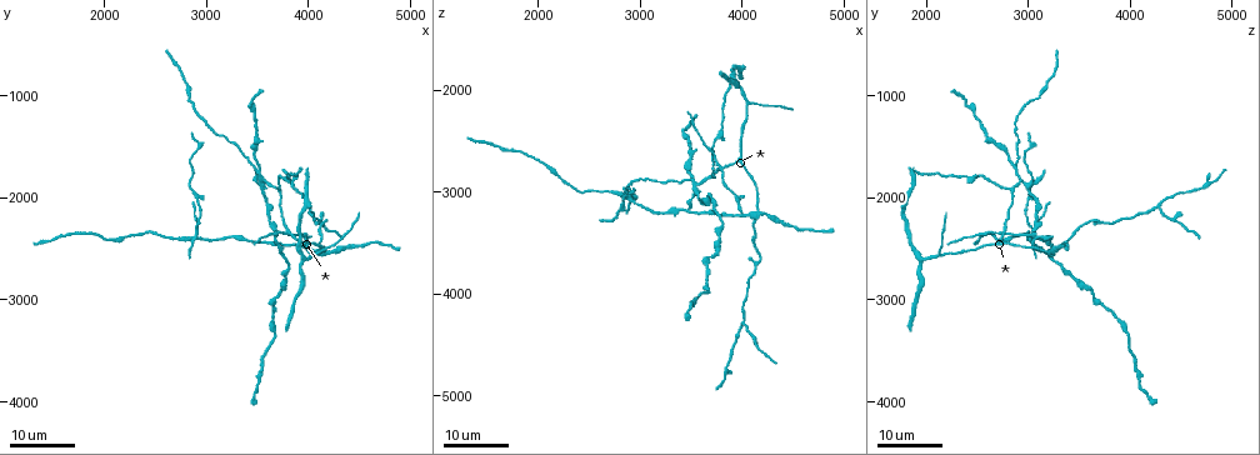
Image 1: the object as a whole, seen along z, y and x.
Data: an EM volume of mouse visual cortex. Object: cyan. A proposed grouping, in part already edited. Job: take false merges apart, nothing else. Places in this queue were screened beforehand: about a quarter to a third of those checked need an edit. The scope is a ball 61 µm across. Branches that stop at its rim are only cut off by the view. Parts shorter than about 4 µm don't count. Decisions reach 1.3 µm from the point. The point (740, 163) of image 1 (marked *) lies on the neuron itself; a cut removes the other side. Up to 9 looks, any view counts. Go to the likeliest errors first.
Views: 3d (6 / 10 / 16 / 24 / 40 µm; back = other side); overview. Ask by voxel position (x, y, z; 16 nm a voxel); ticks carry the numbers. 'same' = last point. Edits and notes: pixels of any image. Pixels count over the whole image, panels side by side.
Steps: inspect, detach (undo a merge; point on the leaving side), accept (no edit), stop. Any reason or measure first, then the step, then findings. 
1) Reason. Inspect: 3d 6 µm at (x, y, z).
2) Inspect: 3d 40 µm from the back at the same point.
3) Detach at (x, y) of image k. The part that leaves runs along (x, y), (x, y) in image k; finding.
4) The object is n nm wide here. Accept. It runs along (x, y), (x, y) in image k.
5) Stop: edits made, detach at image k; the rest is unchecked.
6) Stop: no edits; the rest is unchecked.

Looks like a crossing. Inspect: 3d 24 µm at (3800, 2360, 2780).

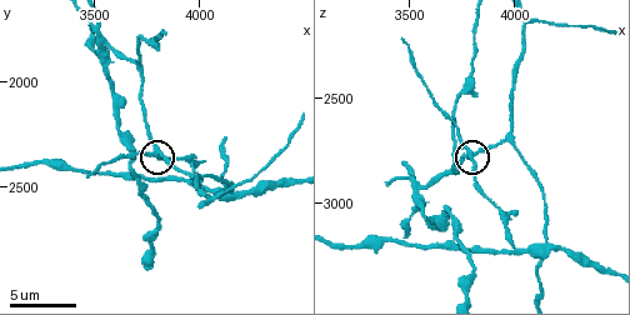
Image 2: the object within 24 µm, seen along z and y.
Zoom in. Inspect: 3d 10 µm at (3790, 2350, 2760).

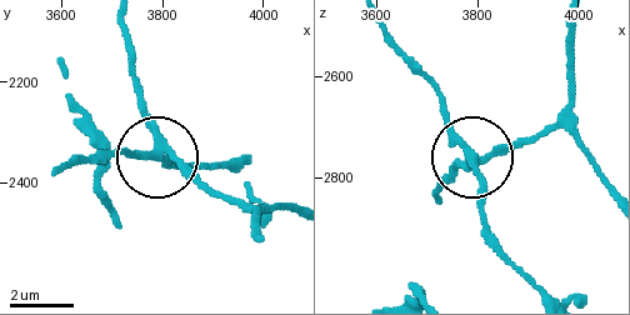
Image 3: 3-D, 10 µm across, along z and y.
4 arms meet here. Detach at (130, 155) of image 3. The part that leaves runs along (156, 153), (80, 153), (61, 166) in image 3; a second neuron is stuck on.

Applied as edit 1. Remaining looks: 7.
Three arms meet. Inspect: 3d 24 µm at (4020, 2100, 4320).

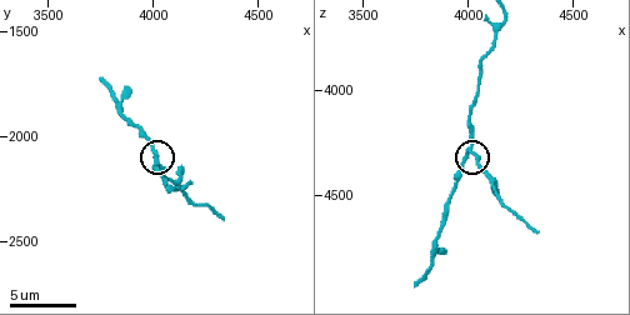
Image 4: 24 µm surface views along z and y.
Inspect: 3d 10 µm at the same point.

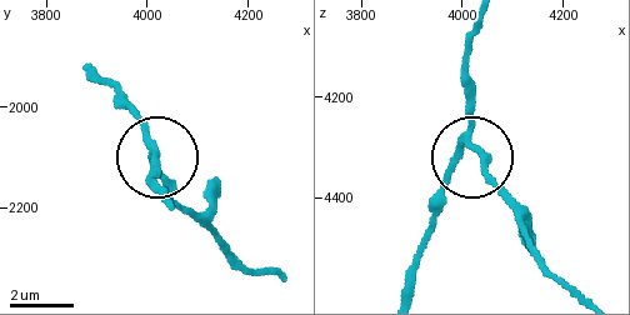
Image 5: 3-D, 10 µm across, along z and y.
The object is 190 nm wide here. Detach at (486, 154) of image 5. The part that leaves runs along (468, 136), (533, 249), (581, 291) in image 5; a second neuron is stuck on.

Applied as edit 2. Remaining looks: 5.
Inspect: overview.

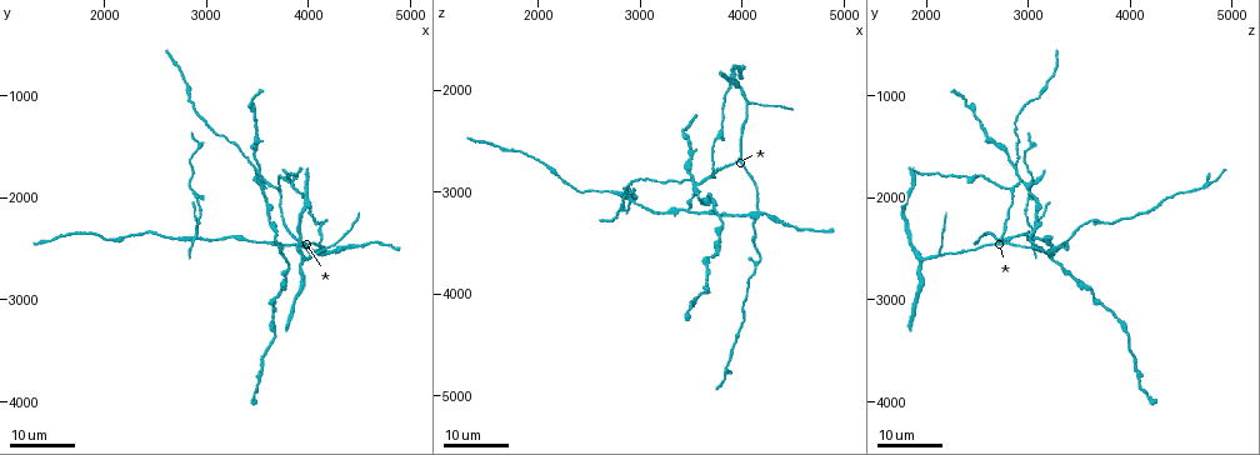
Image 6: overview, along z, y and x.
Branch point. Inspect: 3d 24 µm at (3560, 1800, 2960).

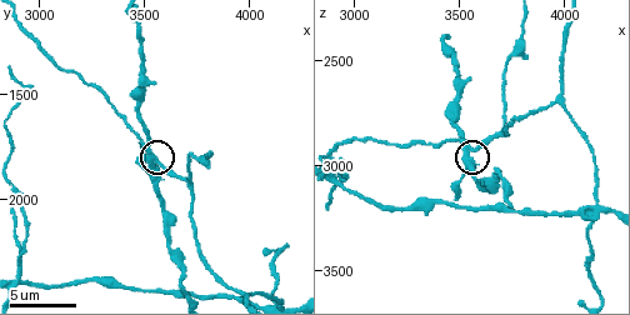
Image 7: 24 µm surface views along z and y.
Inspect: 3d 6 µm at (3530, 1840, 2930).

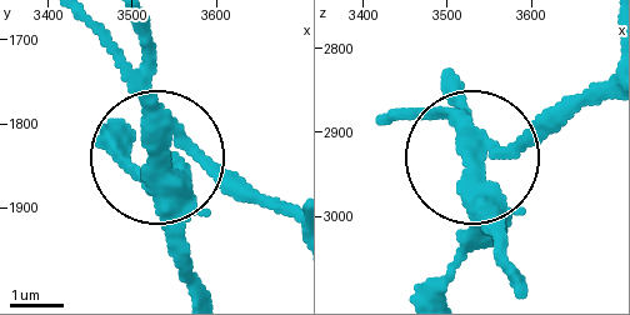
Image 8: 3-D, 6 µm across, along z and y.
3 arms meet here. Detach at (478, 178) of image 8. The part that leaves runs along (460, 134), (460, 179), (510, 264) in image 8; two neurons meet here.

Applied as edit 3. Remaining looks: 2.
Three arms meet. Inspect: 3d 6 µm at (4070, 2550, 2130).

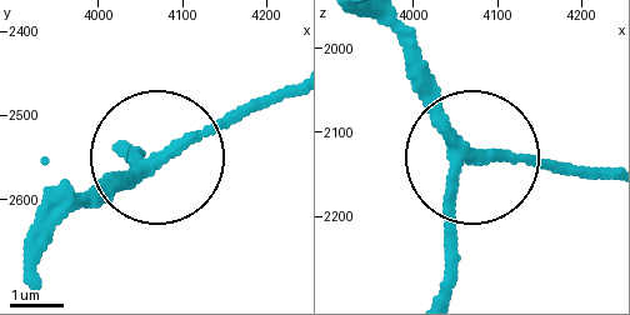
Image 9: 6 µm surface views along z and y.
3 arms meet here. Accept. It runs along (445, 281), (464, 165), (580, 169) in image 9; one neuron here.

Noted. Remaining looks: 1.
Stop: edits made, detach at image 3, detach at image 5, detach at image 8; the rest is unchecked.

